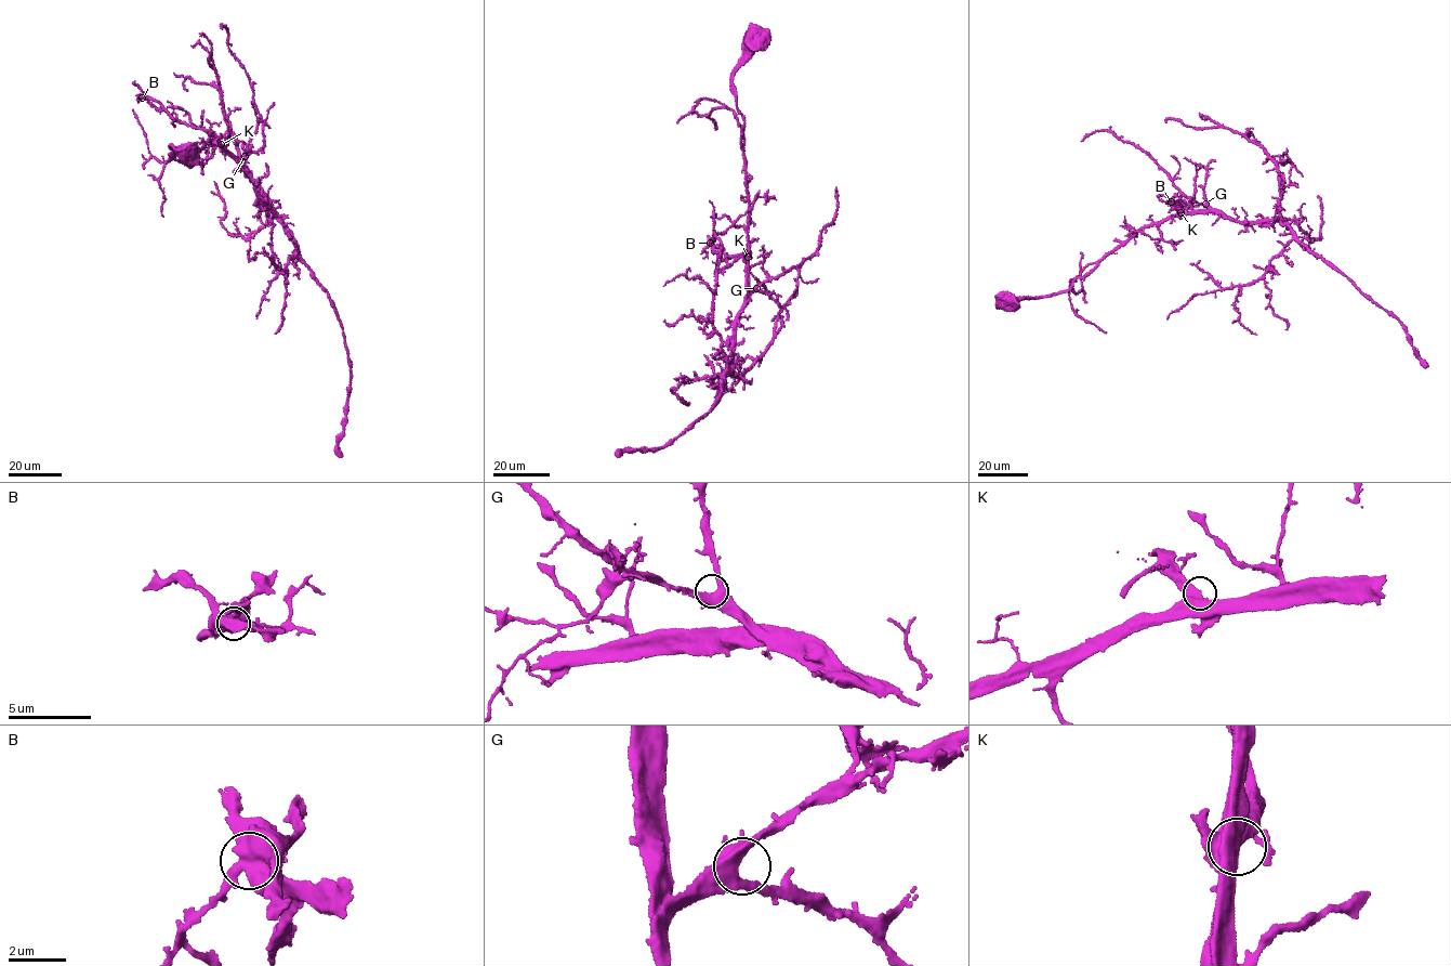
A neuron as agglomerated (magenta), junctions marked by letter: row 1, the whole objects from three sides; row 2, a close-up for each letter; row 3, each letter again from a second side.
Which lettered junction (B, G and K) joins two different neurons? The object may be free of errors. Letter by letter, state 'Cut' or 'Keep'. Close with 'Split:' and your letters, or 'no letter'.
B: Cut
G: Keep
K: Keep
Split: B

